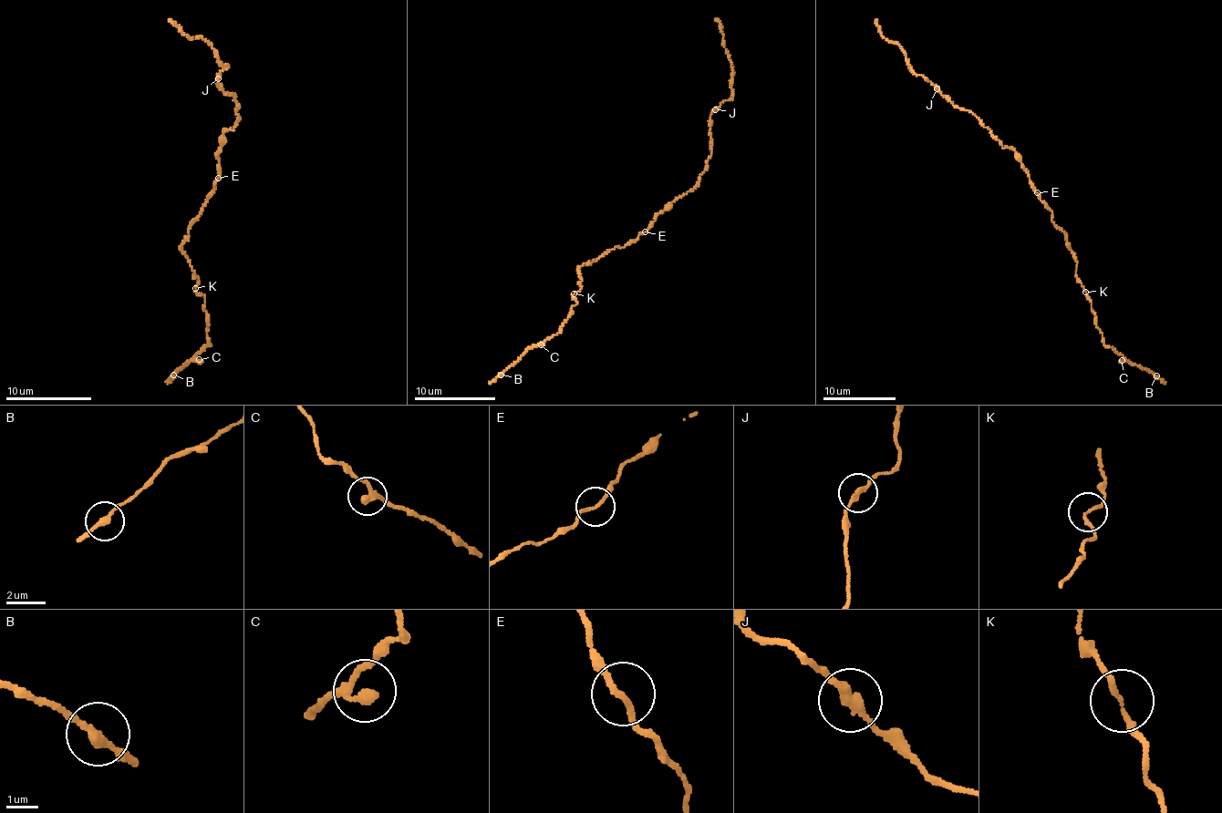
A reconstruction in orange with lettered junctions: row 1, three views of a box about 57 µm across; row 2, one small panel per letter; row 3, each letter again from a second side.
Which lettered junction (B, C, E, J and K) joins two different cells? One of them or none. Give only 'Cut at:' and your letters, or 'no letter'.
Cut at: no letter

